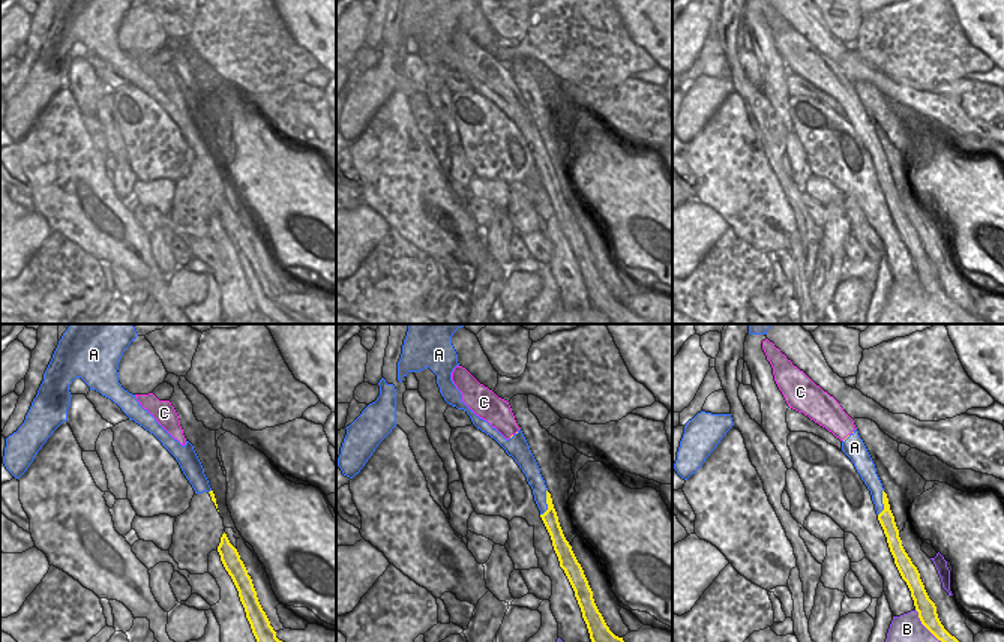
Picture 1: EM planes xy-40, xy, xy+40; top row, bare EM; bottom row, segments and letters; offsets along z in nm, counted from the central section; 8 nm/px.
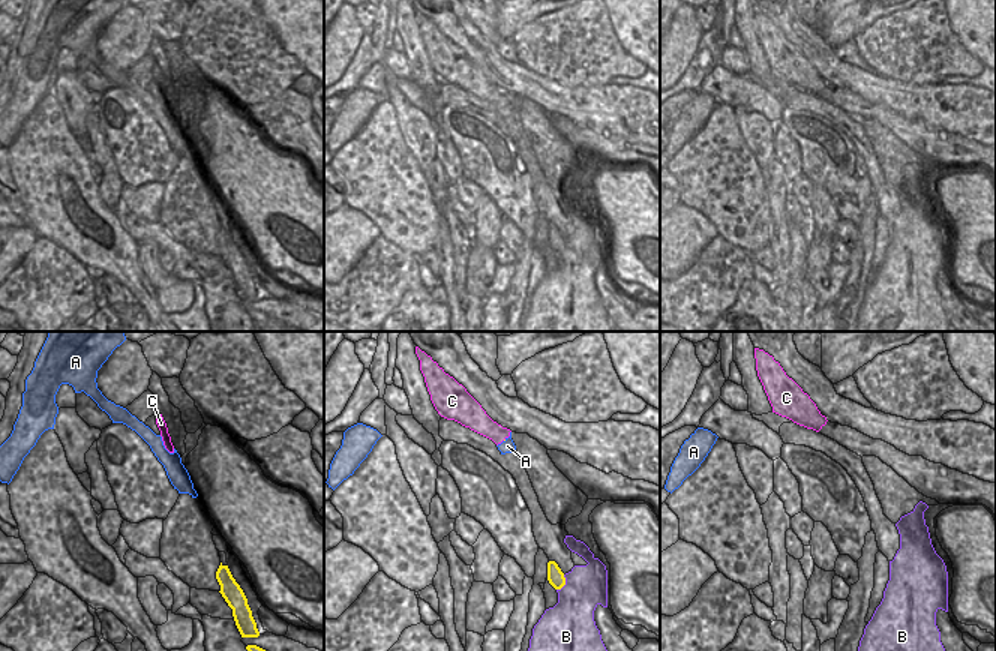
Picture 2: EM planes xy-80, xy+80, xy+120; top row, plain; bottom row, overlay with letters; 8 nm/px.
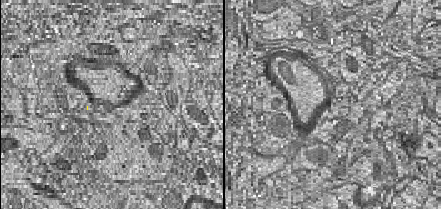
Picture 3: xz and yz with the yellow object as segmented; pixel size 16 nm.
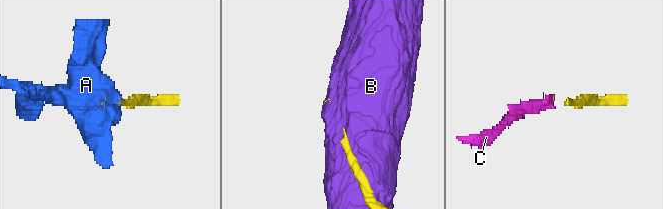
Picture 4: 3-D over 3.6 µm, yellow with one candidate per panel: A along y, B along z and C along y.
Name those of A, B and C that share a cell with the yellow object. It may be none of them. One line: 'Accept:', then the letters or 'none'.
Accept: C

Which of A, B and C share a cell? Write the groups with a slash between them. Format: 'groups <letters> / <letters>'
groups A / B / C

